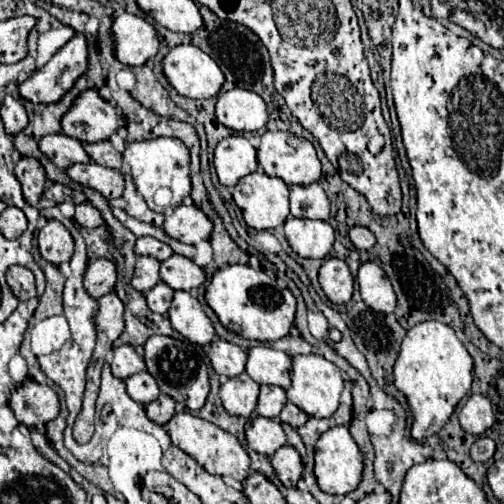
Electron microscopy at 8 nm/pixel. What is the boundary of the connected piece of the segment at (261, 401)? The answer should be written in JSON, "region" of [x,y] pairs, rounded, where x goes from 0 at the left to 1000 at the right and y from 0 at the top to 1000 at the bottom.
{"region":[[[516,764],[516,788],[512,788],[512,804],[508,804],[512,823],[544,831],[556,823],[563,804],[567,804],[567,776],[560,768]]]}

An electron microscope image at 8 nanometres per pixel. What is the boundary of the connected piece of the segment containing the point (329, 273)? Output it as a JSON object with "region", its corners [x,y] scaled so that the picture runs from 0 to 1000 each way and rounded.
{"region":[[[643,514],[631,542],[631,558],[659,601],[675,605],[698,593],[702,554],[694,546],[690,526],[679,514]]]}

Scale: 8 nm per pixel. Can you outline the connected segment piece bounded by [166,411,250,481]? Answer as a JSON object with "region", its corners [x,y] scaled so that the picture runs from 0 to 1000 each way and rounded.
{"region":[[[365,815],[365,819],[349,819],[341,827],[341,835],[329,843],[333,851],[333,863],[341,871],[341,879],[349,887],[357,887],[365,899],[373,899],[377,907],[385,907],[413,938],[421,942],[452,942],[452,946],[464,946],[468,954],[484,954],[488,942],[492,942],[492,931],[496,931],[496,907],[492,899],[480,891],[480,883],[472,879],[472,871],[452,859],[452,855],[440,855],[437,847],[381,823],[377,815]]]}

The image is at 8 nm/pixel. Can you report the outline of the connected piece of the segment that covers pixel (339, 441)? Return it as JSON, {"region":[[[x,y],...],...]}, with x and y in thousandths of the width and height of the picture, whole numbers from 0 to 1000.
{"region":[[[659,847],[647,859],[635,863],[627,887],[623,887],[623,942],[631,950],[631,962],[639,974],[659,982],[687,982],[702,974],[718,946],[718,919],[722,903],[714,899],[706,875],[698,871],[690,847]]]}

